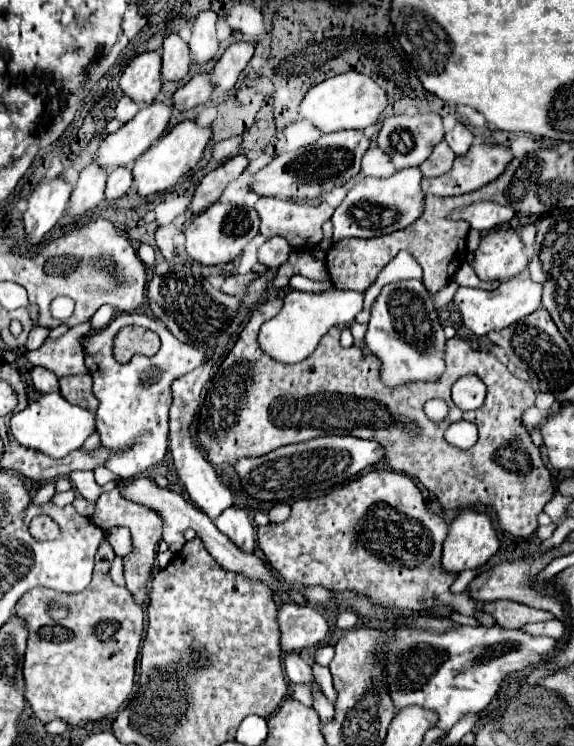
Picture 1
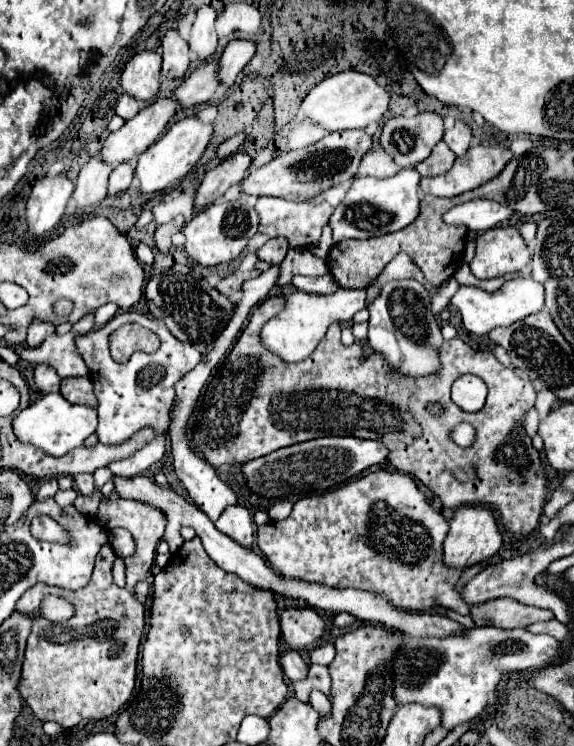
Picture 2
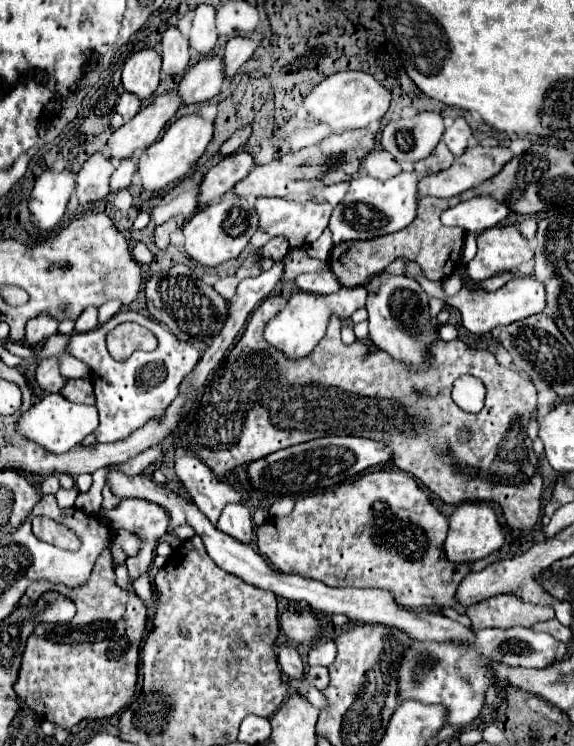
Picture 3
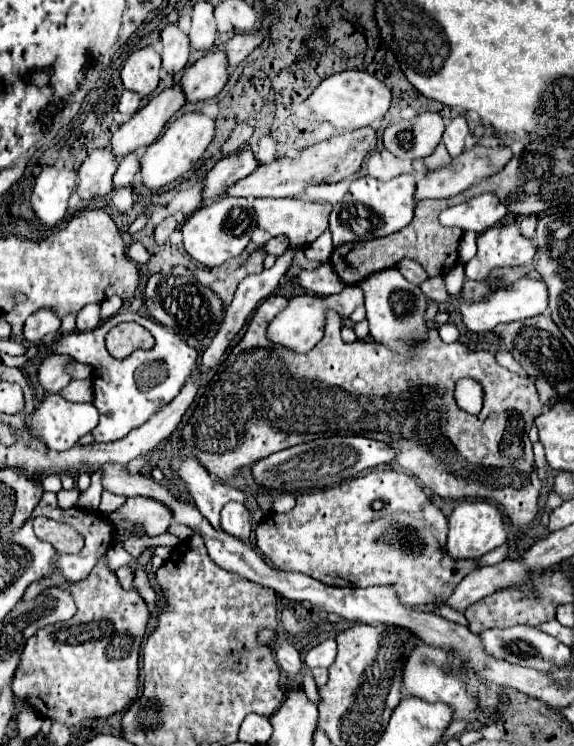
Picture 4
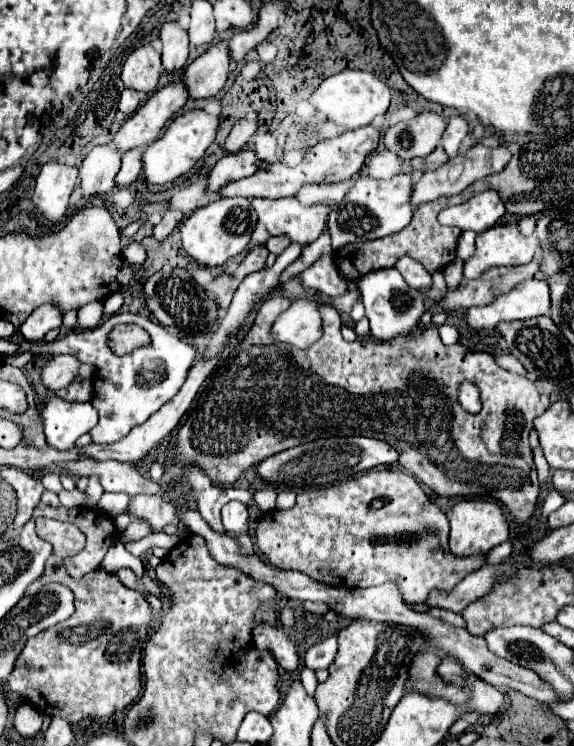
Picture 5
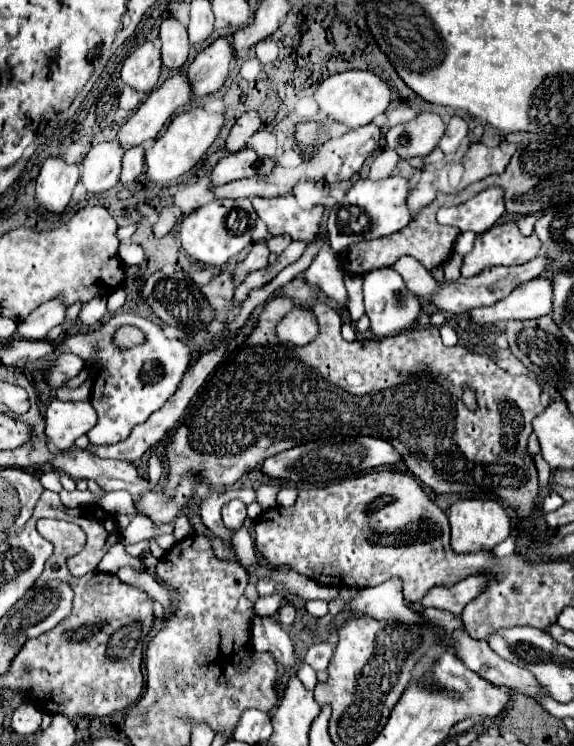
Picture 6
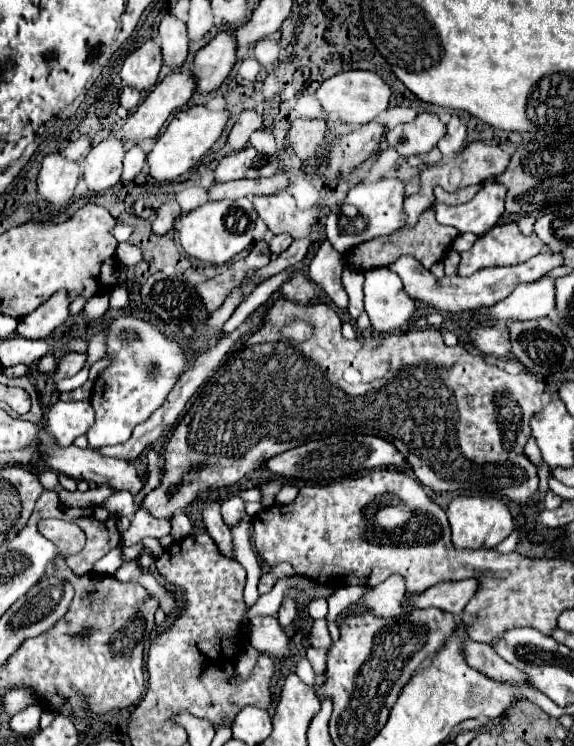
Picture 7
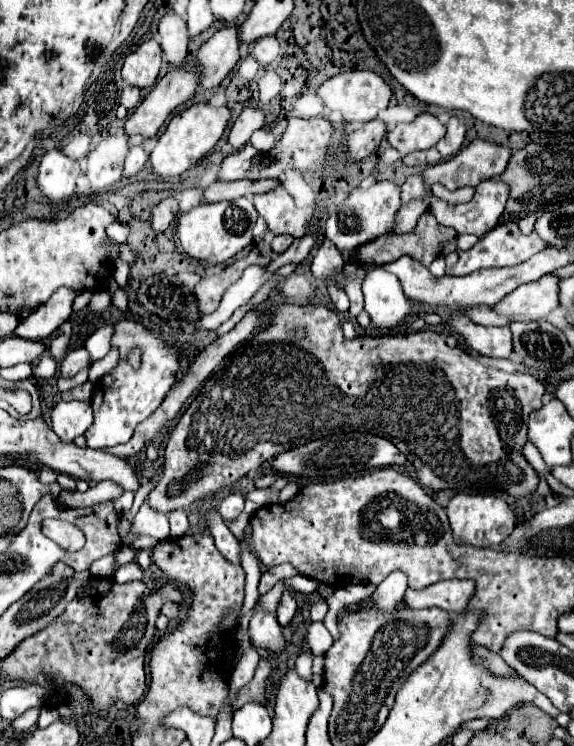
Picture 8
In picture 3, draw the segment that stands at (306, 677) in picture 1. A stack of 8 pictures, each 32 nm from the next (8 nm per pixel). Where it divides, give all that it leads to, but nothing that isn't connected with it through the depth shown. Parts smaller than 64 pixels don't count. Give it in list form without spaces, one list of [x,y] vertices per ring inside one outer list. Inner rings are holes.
[[[286,642],[280,644],[280,652],[278,652],[278,662],[282,672],[290,678],[290,680],[300,680],[306,674],[306,666],[302,662],[302,656],[298,654],[298,650],[294,646],[288,646]]]

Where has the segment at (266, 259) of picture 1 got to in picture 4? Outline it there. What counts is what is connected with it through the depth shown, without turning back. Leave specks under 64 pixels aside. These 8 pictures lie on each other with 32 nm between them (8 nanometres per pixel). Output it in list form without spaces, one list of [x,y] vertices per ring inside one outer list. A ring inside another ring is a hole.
[[[278,236],[278,238],[270,238],[270,240],[266,242],[264,252],[266,252],[266,254],[272,254],[274,258],[280,258],[280,256],[286,252],[286,248],[288,248],[288,238]]]

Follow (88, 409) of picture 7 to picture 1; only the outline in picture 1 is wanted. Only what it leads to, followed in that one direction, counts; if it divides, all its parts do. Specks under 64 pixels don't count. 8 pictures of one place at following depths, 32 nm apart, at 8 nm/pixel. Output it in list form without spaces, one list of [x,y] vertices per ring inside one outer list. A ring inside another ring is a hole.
[[[58,392],[42,394],[38,400],[30,402],[22,412],[14,414],[10,420],[10,432],[20,444],[40,450],[50,458],[64,458],[72,450],[82,448],[84,440],[96,430],[94,426],[94,412],[68,404]]]

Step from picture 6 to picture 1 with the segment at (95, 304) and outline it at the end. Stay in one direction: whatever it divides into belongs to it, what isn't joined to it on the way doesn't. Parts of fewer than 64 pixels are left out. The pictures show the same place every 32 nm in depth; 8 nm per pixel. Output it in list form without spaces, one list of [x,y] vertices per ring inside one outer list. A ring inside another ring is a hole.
[[[78,324],[76,328],[70,328],[62,338],[48,340],[36,352],[26,352],[24,356],[34,366],[44,366],[52,370],[58,378],[70,374],[84,374],[88,368],[84,364],[80,338],[88,332],[90,324]]]

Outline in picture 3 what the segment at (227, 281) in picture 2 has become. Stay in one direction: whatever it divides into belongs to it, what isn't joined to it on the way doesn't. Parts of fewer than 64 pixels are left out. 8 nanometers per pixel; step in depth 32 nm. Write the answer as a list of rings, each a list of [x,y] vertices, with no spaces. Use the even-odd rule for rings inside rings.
[[[252,266],[250,270],[236,270],[234,274],[218,280],[218,282],[214,284],[214,288],[216,288],[218,294],[222,294],[226,300],[230,300],[230,298],[234,296],[234,292],[236,292],[236,286],[238,286],[244,278],[248,278],[248,276],[258,276],[258,274],[260,274],[260,268],[258,268],[258,266]]]

